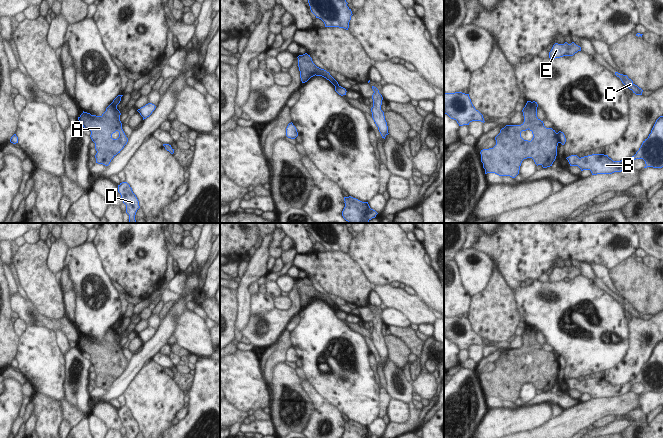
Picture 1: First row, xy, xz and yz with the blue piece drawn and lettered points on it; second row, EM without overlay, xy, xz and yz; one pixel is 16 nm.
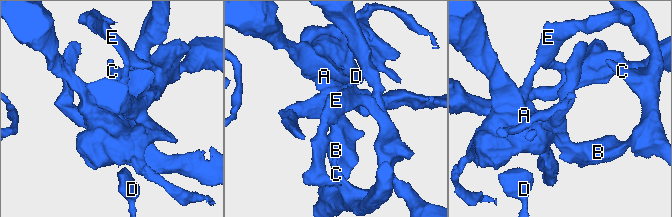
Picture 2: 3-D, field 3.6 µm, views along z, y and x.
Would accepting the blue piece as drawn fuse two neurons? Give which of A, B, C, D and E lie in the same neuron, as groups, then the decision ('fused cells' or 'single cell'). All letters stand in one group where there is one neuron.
groups A / B C D E; fused cells

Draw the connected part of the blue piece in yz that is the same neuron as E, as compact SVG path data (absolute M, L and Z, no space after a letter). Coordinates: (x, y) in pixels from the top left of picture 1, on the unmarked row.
M565 266L564 268L555 267L549 276L549 282L555 283L563 280L573 280L578 275L581 275L581 271L576 269L574 266L568 268Z

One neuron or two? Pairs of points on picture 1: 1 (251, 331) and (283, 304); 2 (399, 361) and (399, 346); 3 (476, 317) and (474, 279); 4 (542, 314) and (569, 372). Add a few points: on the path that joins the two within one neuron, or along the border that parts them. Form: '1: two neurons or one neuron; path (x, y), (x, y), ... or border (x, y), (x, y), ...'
1: two neurons; border (291, 299), (288, 308), (279, 311), (275, 309)
2: one neuron; path (399, 357), (399, 350)
3: two neurons; border (490, 276), (487, 285), (473, 296)
4: one neuron; path (556, 328), (571, 343), (571, 358)

